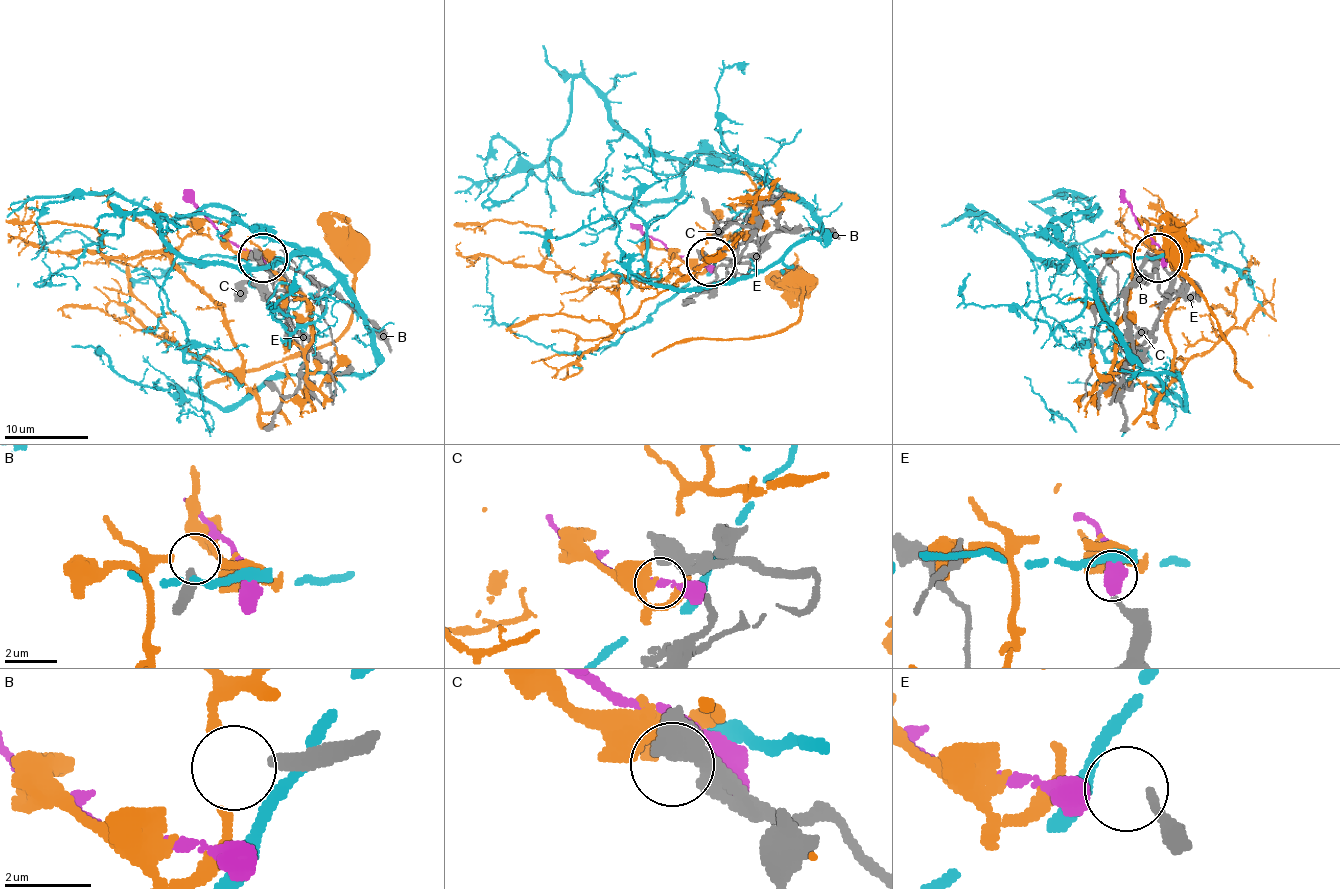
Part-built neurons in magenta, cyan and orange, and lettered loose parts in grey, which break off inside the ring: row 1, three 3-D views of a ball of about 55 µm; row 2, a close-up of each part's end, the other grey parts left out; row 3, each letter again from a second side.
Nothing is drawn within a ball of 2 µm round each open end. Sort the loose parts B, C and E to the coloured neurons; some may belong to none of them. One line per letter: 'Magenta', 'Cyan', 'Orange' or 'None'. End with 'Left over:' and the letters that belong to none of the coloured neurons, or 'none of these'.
B: None
C: None
E: Magenta
Left over: B, C

